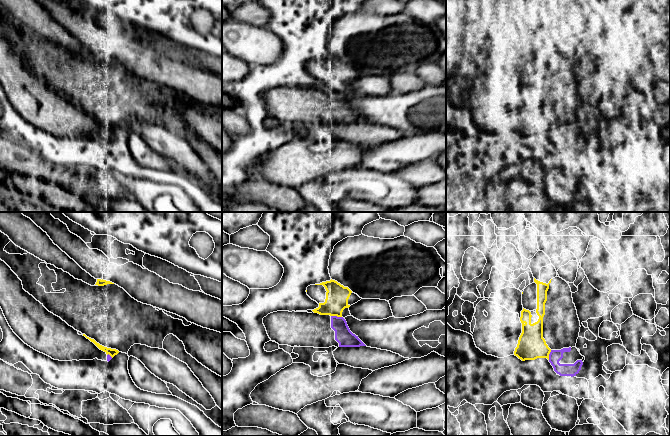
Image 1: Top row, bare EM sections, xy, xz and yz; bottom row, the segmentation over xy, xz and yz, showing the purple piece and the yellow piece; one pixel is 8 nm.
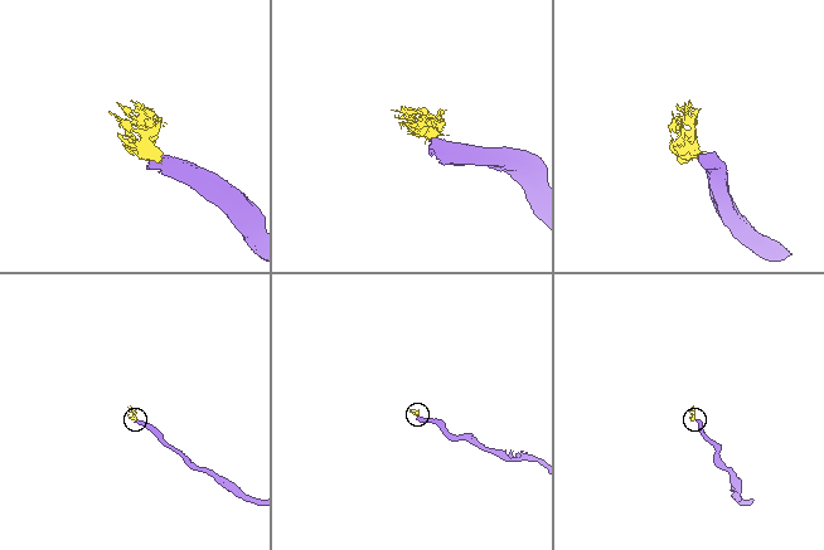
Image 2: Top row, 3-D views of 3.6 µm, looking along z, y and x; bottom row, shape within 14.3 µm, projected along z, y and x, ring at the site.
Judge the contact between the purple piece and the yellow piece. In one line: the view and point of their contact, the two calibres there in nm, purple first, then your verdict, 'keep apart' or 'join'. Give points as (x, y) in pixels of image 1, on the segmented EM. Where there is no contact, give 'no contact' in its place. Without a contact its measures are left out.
meets purple in xz at (336, 316); 140 nm thick on the purple side, 180 nm on the other; keep apart

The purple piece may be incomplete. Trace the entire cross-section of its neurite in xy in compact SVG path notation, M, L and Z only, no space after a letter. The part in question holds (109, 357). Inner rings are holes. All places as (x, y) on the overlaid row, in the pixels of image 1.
M1 259L0 307L13 332L25 344L54 360L112 359L26 292L22 281Z

